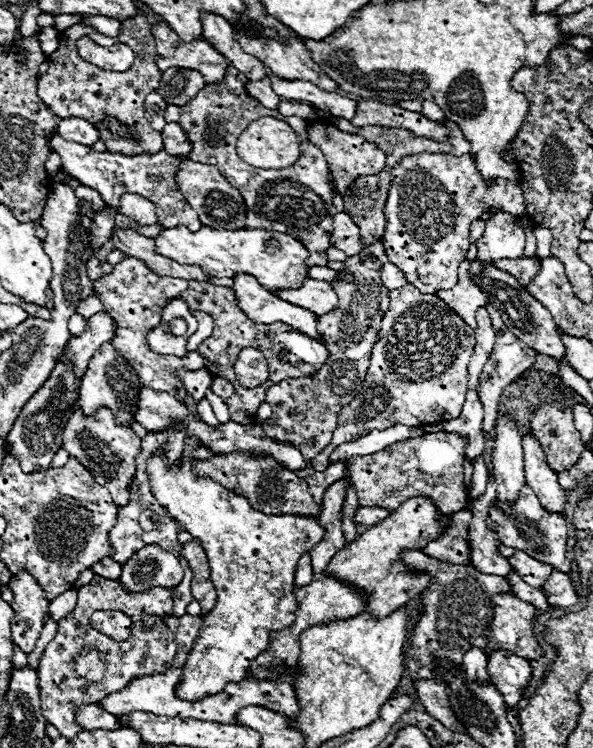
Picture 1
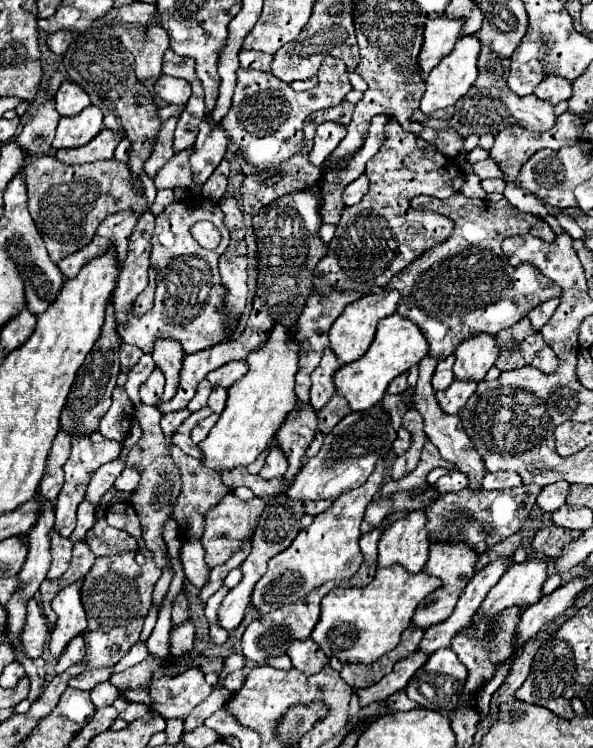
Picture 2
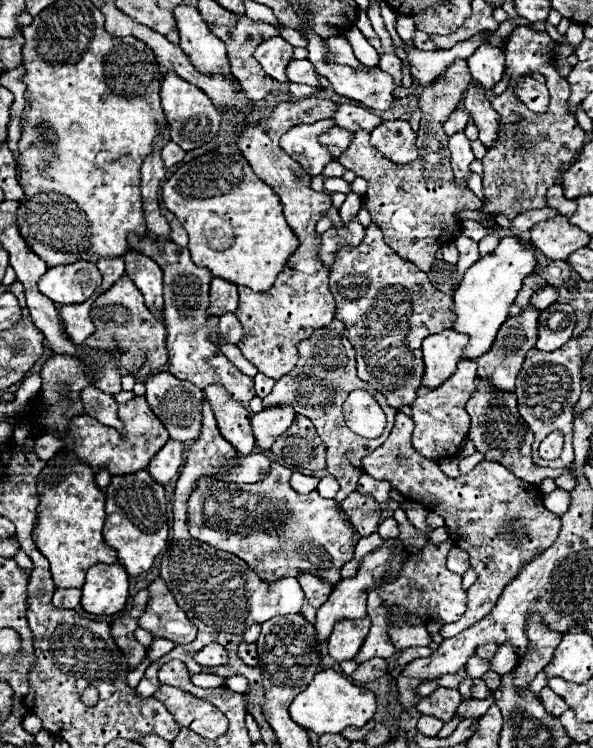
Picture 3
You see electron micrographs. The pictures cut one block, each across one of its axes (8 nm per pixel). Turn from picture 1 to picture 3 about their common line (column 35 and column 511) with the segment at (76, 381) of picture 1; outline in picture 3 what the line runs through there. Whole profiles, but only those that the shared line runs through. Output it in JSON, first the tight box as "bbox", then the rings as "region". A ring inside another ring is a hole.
{"bbox":[466,378,573,484],"region":[[[478,378],[476,380],[476,390],[466,404],[466,412],[472,418],[468,436],[476,444],[476,450],[480,454],[484,454],[484,460],[498,462],[498,464],[506,466],[514,476],[518,476],[520,480],[526,480],[530,484],[540,484],[544,478],[556,478],[556,476],[560,476],[560,472],[573,473],[573,463],[564,470],[548,470],[548,468],[540,468],[532,462],[530,446],[534,442],[534,434],[528,428],[528,424],[524,424],[524,418],[518,412],[518,404],[516,404],[514,394],[488,392],[486,384],[480,382],[480,378]]]}

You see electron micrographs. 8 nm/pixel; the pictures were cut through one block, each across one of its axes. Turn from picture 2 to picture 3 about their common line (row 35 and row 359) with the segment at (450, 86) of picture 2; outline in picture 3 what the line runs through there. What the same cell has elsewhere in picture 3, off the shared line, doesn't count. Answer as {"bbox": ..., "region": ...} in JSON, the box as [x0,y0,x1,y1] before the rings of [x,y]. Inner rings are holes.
{"bbox":[452,234,538,360],"region":[[[518,234],[504,236],[494,252],[482,256],[474,266],[466,270],[460,288],[454,292],[452,310],[456,312],[458,318],[452,328],[456,328],[456,332],[464,332],[470,336],[470,342],[462,358],[476,360],[484,352],[488,352],[488,348],[492,348],[496,332],[508,318],[508,308],[514,304],[516,292],[522,288],[524,278],[534,274],[538,250],[528,248],[524,242],[526,240],[522,240]]]}

